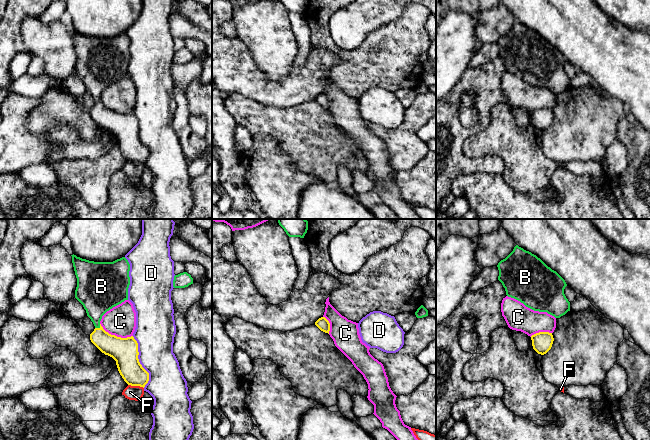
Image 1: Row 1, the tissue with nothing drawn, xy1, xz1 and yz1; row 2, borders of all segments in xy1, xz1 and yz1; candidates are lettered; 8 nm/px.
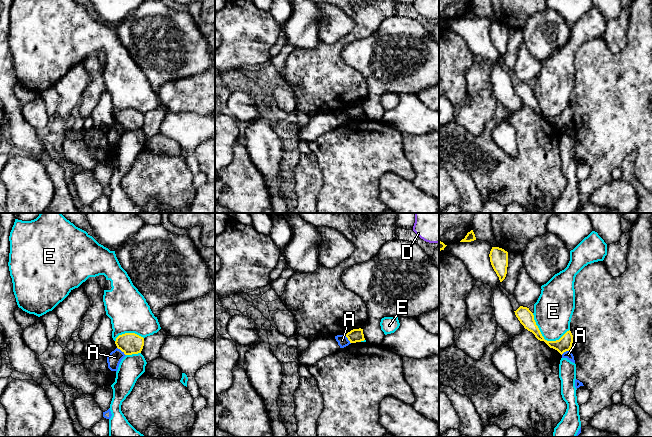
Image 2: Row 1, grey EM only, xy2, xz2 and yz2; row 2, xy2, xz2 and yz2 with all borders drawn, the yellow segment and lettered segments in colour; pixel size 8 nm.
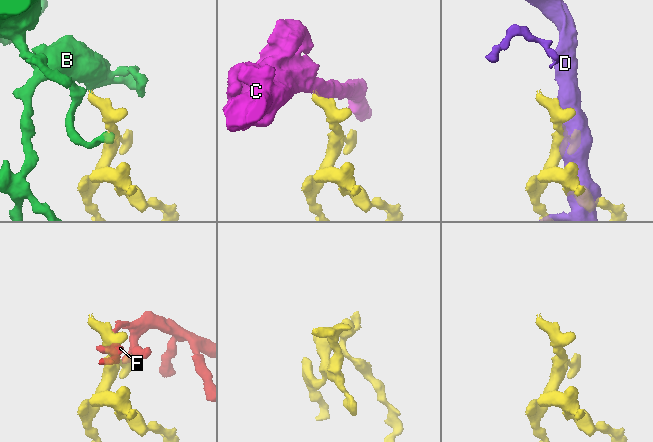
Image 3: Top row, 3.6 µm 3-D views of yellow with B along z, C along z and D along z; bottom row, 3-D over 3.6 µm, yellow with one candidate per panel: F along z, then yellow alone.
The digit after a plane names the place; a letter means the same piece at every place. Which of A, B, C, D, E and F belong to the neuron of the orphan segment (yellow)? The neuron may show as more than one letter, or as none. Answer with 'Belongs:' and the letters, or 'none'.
Belongs: B

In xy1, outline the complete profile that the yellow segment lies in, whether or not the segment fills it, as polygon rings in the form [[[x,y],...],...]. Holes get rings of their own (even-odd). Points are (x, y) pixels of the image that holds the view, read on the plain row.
[[[72,32],[72,39],[77,54],[75,74],[83,81],[87,92],[93,98],[95,105],[90,110],[91,118],[105,131],[116,137],[118,147],[124,157],[131,162],[145,163],[149,157],[149,149],[142,143],[138,135],[138,119],[133,112],[117,113],[106,108],[100,100],[102,92],[113,83],[128,76],[130,61],[130,40],[125,33],[113,38],[94,38]]]

